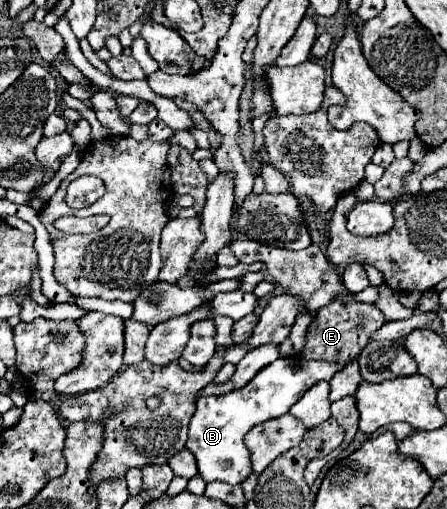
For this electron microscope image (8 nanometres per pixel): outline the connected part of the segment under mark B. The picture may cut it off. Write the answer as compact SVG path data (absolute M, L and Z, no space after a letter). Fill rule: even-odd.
M298 356L278 358L272 366L266 366L252 378L244 388L234 390L222 396L204 396L196 402L196 412L190 420L190 432L186 448L196 456L200 466L200 476L204 482L226 482L226 484L240 484L250 472L250 452L244 446L244 434L264 420L282 416L290 410L302 394L312 388L316 382L330 380L344 364L324 362L324 360L304 360Z

